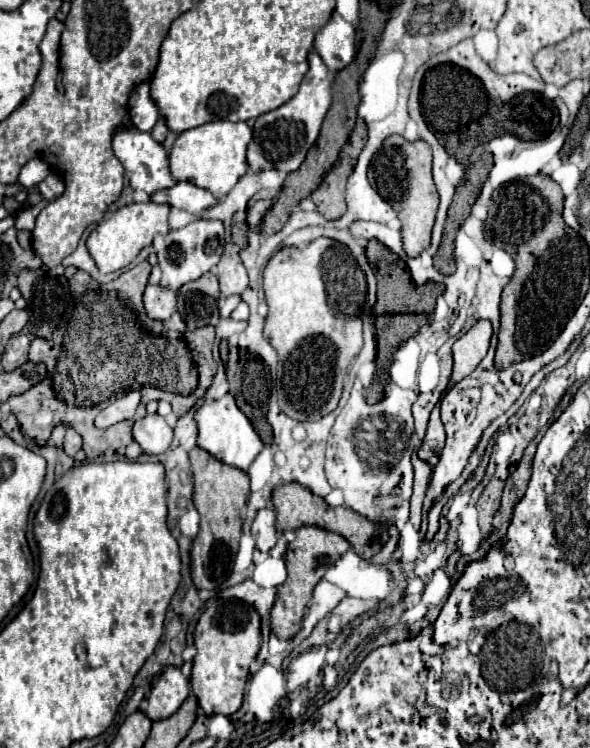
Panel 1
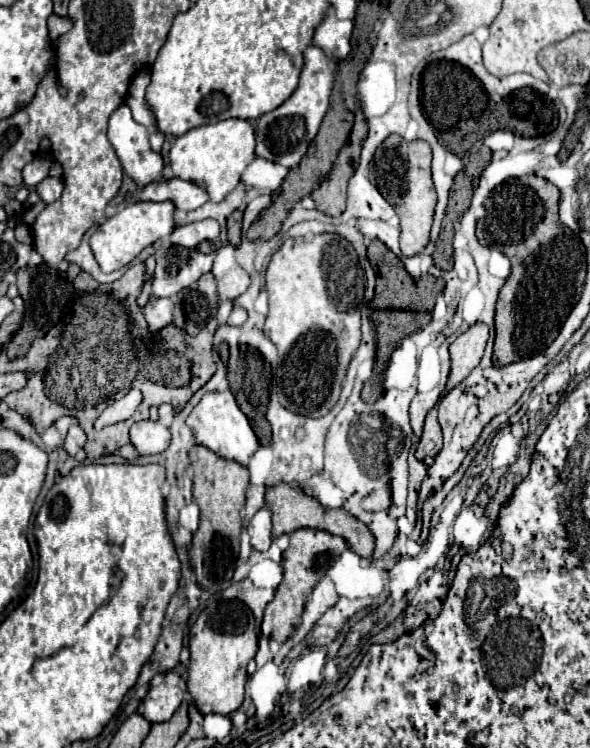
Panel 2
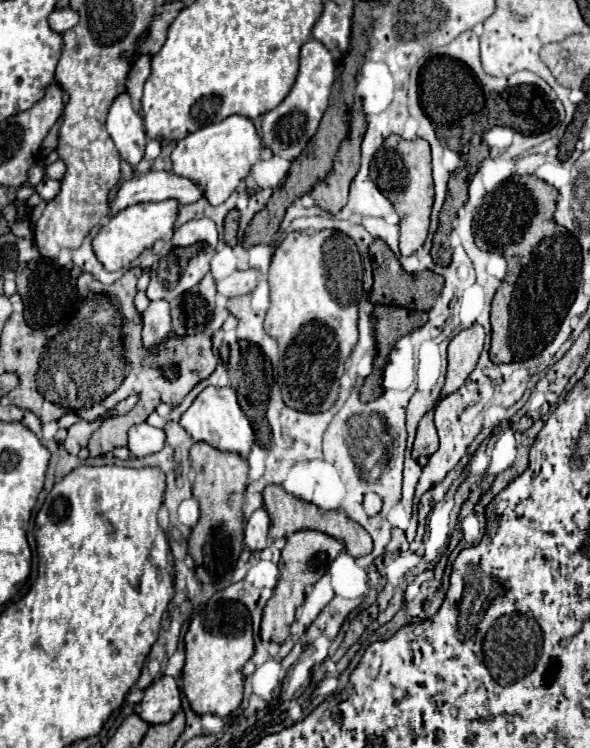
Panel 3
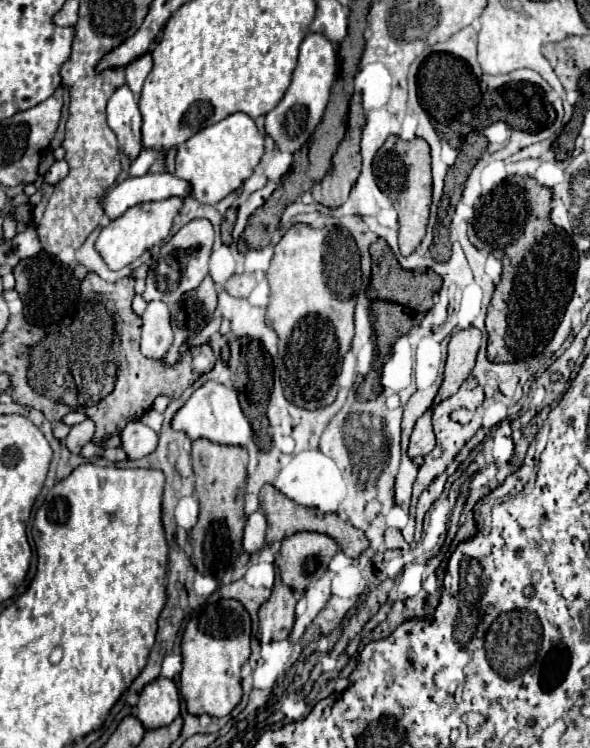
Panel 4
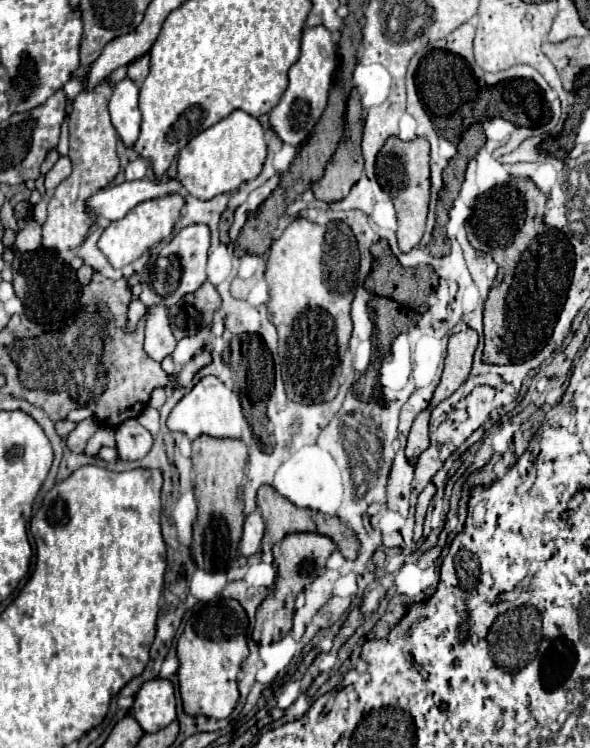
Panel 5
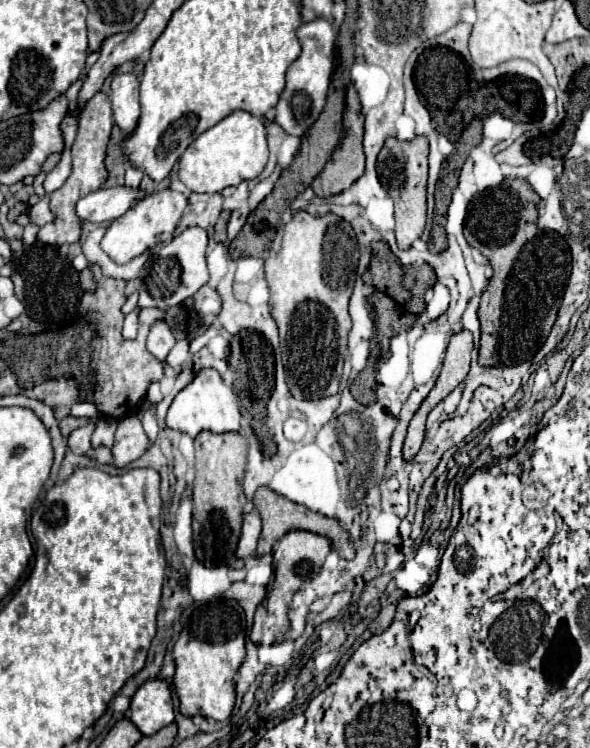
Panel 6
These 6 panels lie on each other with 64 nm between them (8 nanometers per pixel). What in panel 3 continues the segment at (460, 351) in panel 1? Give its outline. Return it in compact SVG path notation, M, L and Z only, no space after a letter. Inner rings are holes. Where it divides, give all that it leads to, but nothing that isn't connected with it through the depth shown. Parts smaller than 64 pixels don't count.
M474 324L462 332L458 332L450 344L448 344L448 372L446 372L446 384L440 392L440 398L456 392L470 372L476 368L478 356L482 352L484 344L484 328Z

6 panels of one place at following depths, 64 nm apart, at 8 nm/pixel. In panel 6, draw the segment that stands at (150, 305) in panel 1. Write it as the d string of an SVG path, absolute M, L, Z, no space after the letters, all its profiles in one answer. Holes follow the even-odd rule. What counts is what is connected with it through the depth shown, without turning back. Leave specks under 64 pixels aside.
M156 322L150 330L150 336L148 336L148 350L158 360L164 360L174 344L176 344L176 340L174 340L170 328L166 326L166 322Z

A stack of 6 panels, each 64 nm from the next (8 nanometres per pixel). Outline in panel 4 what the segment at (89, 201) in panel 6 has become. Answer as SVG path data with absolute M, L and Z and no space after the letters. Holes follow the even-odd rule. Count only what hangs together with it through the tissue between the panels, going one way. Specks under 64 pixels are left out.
M156 172L140 178L128 178L122 184L116 184L102 196L100 204L104 208L104 214L110 220L116 220L136 204L150 200L166 200L170 196L188 196L188 182L168 172Z

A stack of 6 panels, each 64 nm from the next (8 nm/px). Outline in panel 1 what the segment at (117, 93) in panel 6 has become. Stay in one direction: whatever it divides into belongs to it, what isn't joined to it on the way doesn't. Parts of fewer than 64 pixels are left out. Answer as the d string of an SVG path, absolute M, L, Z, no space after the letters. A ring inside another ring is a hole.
M120 124L120 126L116 126L114 138L112 138L112 148L114 148L116 158L122 162L126 176L130 180L130 186L134 190L144 190L146 194L152 194L156 190L170 188L176 184L176 180L172 178L172 174L168 170L168 156L164 152L162 144L154 142L148 132L142 132L132 124Z

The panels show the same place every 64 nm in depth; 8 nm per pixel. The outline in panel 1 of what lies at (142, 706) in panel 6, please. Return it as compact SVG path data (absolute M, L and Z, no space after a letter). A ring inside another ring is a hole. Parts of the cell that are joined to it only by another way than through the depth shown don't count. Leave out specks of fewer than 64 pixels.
M170 666L160 674L158 682L152 686L144 714L152 722L170 718L180 708L180 704L186 700L188 694L190 694L188 678L182 676L180 668Z

